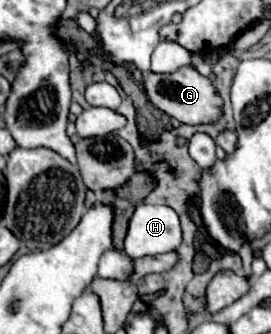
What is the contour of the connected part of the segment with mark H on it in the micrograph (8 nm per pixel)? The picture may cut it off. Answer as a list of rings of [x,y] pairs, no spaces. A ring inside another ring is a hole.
[[[140,204],[130,218],[124,252],[132,258],[156,256],[182,244],[182,226],[170,206]]]

